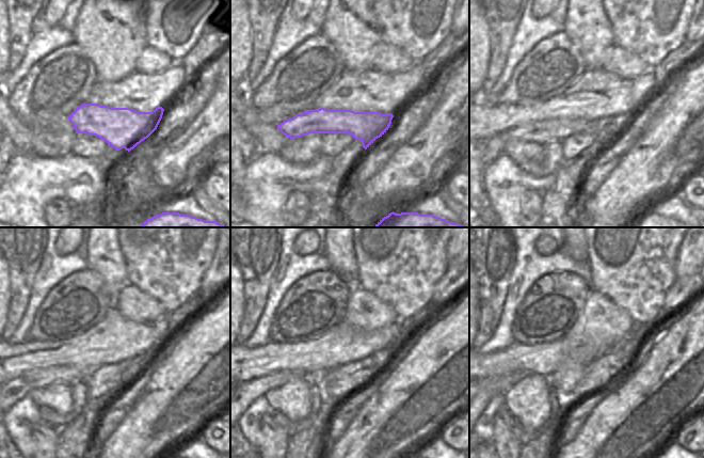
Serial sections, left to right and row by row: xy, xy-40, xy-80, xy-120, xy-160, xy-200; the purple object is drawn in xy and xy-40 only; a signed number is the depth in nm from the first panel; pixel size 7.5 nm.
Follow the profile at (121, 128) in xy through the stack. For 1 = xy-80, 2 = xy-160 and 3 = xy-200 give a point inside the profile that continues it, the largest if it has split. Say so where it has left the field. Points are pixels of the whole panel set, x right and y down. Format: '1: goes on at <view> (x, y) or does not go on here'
1: goes on at xy-80 (606, 130)
2: goes on at xy-160 (255, 388)
3: goes on at xy-200 (497, 385)

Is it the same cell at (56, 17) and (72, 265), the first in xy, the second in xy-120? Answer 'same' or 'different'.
different

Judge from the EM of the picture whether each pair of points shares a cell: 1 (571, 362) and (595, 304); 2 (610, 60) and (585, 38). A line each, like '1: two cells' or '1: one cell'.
1: one cell
2: two cells

